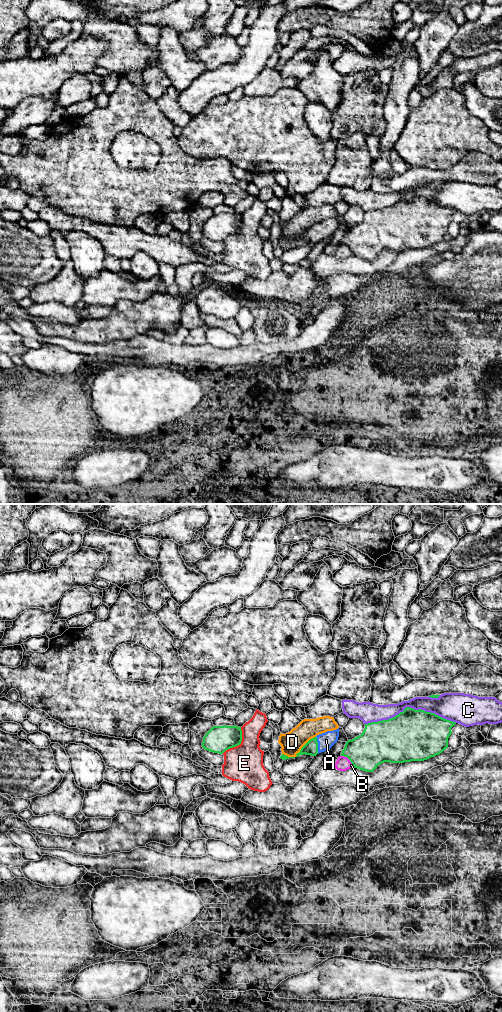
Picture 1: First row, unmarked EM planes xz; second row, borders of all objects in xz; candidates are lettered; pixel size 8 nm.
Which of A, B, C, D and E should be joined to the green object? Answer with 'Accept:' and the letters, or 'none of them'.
Accept: A

